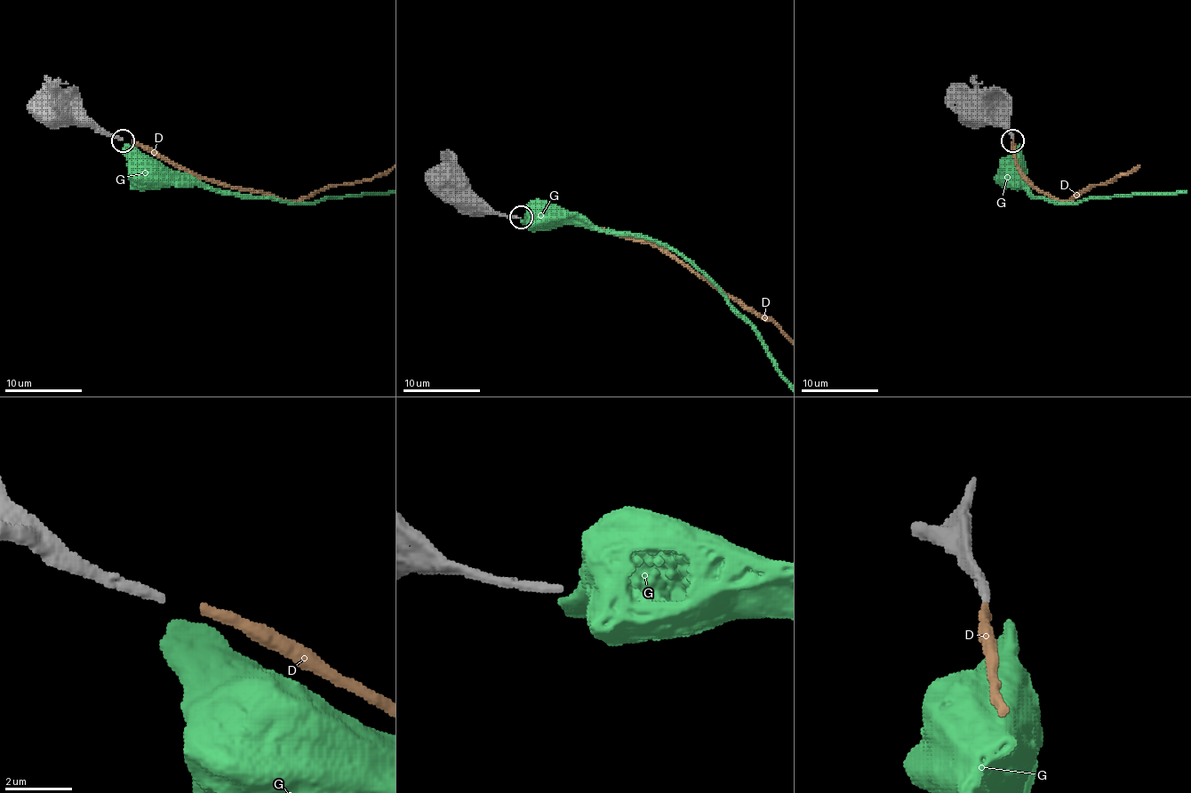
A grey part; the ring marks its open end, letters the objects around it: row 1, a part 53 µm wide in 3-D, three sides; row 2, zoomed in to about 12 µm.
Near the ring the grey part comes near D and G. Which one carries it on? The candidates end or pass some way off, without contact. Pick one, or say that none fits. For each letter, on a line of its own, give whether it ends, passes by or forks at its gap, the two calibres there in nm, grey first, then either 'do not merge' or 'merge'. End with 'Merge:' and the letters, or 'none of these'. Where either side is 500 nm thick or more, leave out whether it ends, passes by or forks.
D: it ends | 300/300 nm | merge
G: 300/600 nm | do not merge
Merge: D

